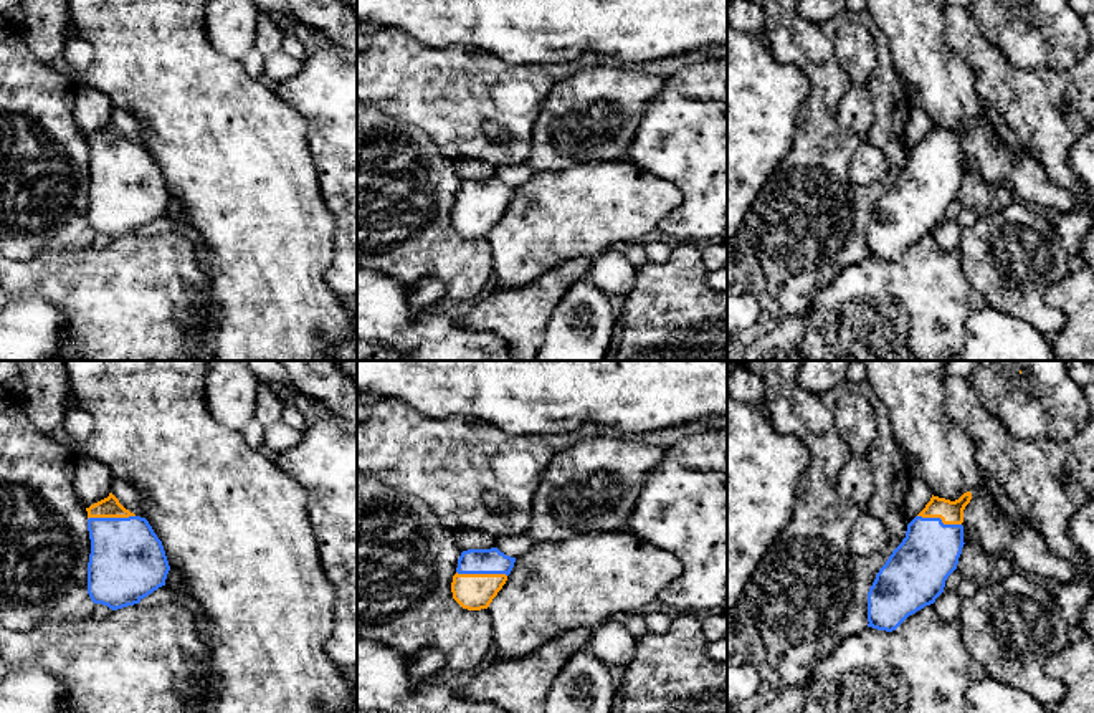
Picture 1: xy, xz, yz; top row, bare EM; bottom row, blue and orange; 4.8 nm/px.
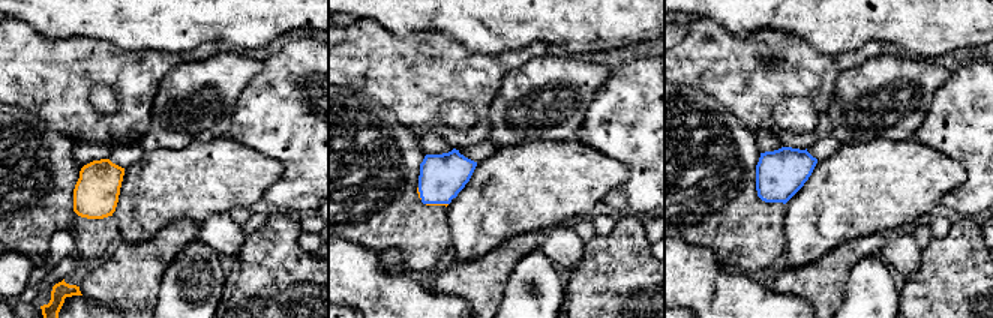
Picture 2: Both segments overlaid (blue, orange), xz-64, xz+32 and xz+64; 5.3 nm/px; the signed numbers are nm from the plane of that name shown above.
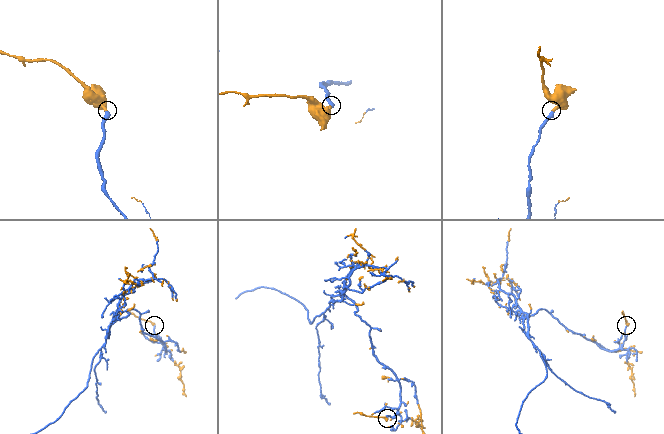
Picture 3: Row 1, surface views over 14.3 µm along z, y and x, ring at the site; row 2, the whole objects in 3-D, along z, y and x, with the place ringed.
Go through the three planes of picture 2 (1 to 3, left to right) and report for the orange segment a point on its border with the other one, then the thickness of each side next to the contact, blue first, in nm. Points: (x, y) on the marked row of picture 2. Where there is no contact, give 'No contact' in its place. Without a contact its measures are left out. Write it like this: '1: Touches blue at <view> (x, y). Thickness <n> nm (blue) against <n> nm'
1: No contact
2: Touches blue at xz+32 (437, 203). Thickness 240 nm (blue) against 20 nm
3: No contact

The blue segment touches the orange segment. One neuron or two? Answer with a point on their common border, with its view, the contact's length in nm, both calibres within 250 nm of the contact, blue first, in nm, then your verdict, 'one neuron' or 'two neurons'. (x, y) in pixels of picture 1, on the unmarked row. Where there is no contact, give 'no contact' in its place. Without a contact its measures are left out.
xz (481, 202) | 240 nm | 130/180 nm | one neuron

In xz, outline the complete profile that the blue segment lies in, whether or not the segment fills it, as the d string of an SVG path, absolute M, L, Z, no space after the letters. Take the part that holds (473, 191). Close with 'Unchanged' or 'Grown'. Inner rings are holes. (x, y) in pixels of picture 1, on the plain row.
M497 177L463 180L451 212L453 228L468 240L488 238L506 213L514 192L516 187Z. Grown

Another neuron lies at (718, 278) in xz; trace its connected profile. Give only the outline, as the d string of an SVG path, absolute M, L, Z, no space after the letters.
M727 266L719 270L707 270L706 283L716 291L727 291Z

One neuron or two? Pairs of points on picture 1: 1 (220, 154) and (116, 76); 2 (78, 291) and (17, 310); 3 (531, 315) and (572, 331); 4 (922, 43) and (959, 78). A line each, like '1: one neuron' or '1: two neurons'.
1: one neuron
2: two neurons
3: two neurons
4: one neuron

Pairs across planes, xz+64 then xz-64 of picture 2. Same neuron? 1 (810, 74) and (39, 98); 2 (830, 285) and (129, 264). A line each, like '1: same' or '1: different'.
1: same
2: same

